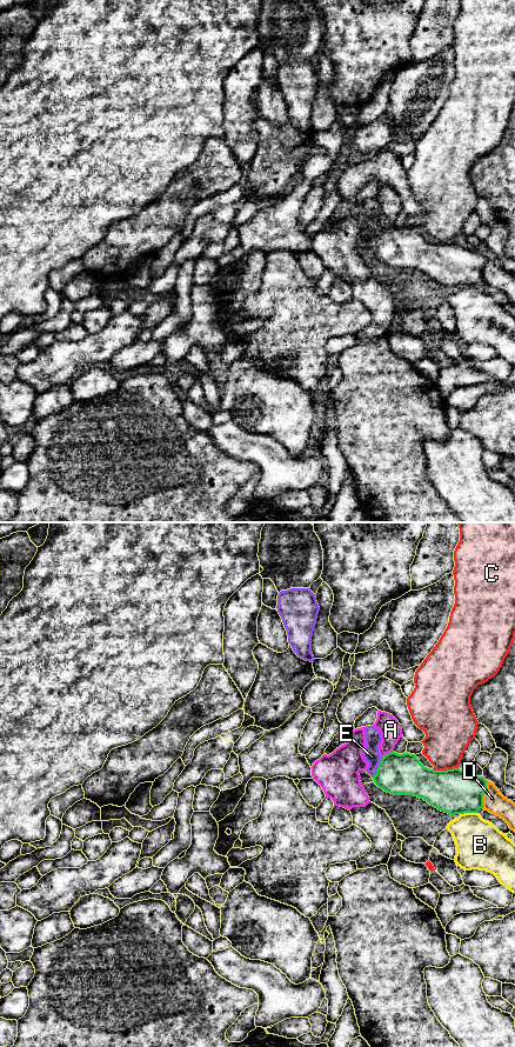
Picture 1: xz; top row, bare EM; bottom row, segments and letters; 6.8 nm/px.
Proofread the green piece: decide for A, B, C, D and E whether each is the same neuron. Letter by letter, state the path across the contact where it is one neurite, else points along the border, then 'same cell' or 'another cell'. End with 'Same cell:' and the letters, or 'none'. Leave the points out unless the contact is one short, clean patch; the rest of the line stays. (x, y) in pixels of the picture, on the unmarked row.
A: border along xz (393, 222), (382, 231); another cell
B: another cell
C: another cell
D: another cell
E: runs through xz (400, 247), (388, 246), (378, 240), (373, 231), (373, 209); same cell
Same cell: E

